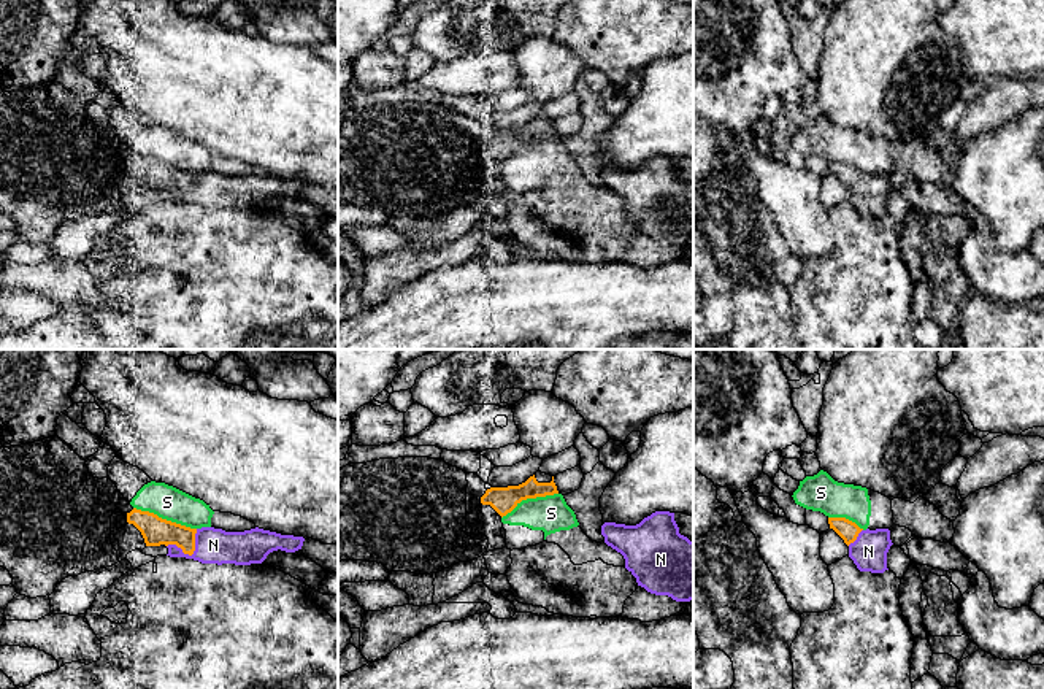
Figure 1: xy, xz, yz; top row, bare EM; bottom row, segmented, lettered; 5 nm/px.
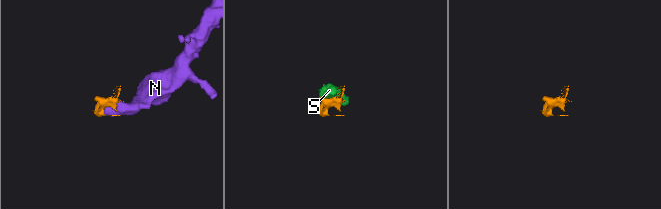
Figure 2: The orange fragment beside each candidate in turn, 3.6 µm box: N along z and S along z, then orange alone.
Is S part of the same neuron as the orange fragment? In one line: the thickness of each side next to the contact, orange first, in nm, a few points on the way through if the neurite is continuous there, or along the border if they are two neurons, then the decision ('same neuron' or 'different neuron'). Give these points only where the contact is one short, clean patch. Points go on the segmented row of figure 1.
140/170 nm | different neuron

